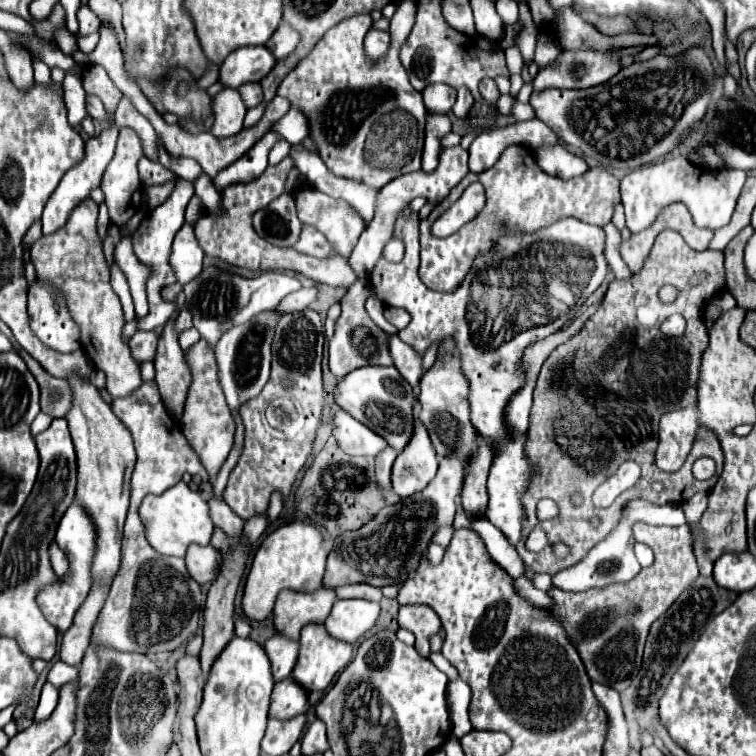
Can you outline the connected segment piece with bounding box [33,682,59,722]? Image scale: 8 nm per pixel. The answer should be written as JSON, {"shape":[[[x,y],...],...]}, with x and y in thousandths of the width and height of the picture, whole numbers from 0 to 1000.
{"shape":[[[60,902],[57,915],[54,915],[52,934],[49,934],[49,939],[46,939],[44,955],[57,955],[57,952],[62,952],[62,950],[70,944],[73,934],[75,934],[75,926],[78,926],[78,913],[75,913],[67,902]]]}

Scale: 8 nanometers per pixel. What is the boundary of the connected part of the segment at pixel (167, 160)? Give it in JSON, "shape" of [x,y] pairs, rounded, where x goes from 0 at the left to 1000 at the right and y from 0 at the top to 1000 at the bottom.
{"shape":[[[210,198],[210,214],[218,220],[218,222],[224,222],[226,228],[231,228],[237,235],[242,235],[242,238],[250,238],[250,241],[255,241],[255,238],[261,238],[266,230],[269,230],[269,225],[266,225],[266,220],[263,220],[263,214],[261,212],[255,212],[255,209],[229,209],[221,198]]]}

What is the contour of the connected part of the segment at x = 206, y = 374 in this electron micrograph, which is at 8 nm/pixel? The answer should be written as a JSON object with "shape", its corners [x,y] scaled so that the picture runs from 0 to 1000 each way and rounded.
{"shape":[[[266,447],[258,458],[253,458],[245,466],[245,476],[253,489],[253,508],[250,508],[250,519],[247,519],[247,529],[245,529],[242,553],[239,553],[239,571],[247,579],[247,585],[253,587],[253,593],[258,595],[258,601],[263,603],[274,627],[279,632],[284,632],[292,614],[298,611],[300,601],[308,593],[311,558],[306,553],[306,542],[300,537],[298,521],[290,508],[287,476],[284,476],[284,466],[279,463],[279,458]]]}

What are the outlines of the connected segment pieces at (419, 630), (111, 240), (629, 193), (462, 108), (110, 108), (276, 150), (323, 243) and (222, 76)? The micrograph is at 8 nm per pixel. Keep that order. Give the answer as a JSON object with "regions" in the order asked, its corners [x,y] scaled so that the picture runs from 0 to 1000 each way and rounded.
{"regions":[[[[554,799],[532,800],[526,808],[525,823],[530,831],[549,839],[549,857],[554,860],[554,865],[567,868],[567,844],[573,839],[581,839],[583,833],[583,820],[573,806]]],[[[146,292],[142,312],[136,321],[136,332],[144,354],[147,354],[149,348],[151,329],[159,317],[157,299]]],[[[903,206],[880,209],[869,217],[848,220],[821,238],[821,262],[827,272],[829,302],[837,310],[858,302],[869,291],[869,286],[877,280],[877,275],[893,267],[903,267],[909,272],[909,278],[917,286],[917,294],[925,302],[946,304],[948,299],[959,299],[967,291],[972,267],[980,257],[985,238],[988,238],[988,230],[983,225],[967,225],[967,222],[940,225],[940,222],[917,217]]],[[[607,116],[607,119],[604,119],[604,135],[599,138],[599,151],[602,151],[604,156],[615,159],[618,151],[620,151],[620,146],[623,146],[623,140],[626,140],[626,135],[628,135],[628,132],[626,132],[623,122]]],[[[120,85],[112,90],[110,116],[112,116],[112,122],[134,130],[139,146],[146,151],[143,161],[148,161],[153,143],[161,130],[161,122],[152,116],[152,111],[144,106],[142,95],[131,85]]],[[[377,185],[366,188],[366,190],[358,196],[358,201],[356,201],[356,217],[358,217],[358,220],[369,217],[369,214],[382,204],[382,196],[385,196],[382,188],[377,188]]],[[[409,296],[401,299],[398,315],[388,328],[401,333],[401,336],[417,339],[417,341],[438,341],[438,339],[443,339],[443,328],[435,323],[435,317],[419,302],[414,302]]],[[[324,61],[308,66],[290,90],[290,108],[298,116],[316,116],[327,108],[343,108],[364,87],[364,77],[351,61]]]]}

